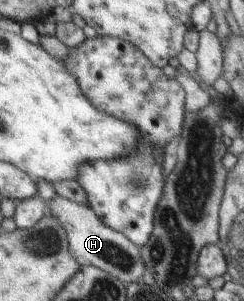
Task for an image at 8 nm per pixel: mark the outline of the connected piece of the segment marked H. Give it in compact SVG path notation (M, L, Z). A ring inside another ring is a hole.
M58 194L48 200L48 207L50 216L64 229L69 252L81 266L93 265L118 278L123 284L141 280L145 264L141 260L140 247L131 242L125 234L106 226L86 204L79 204Z

